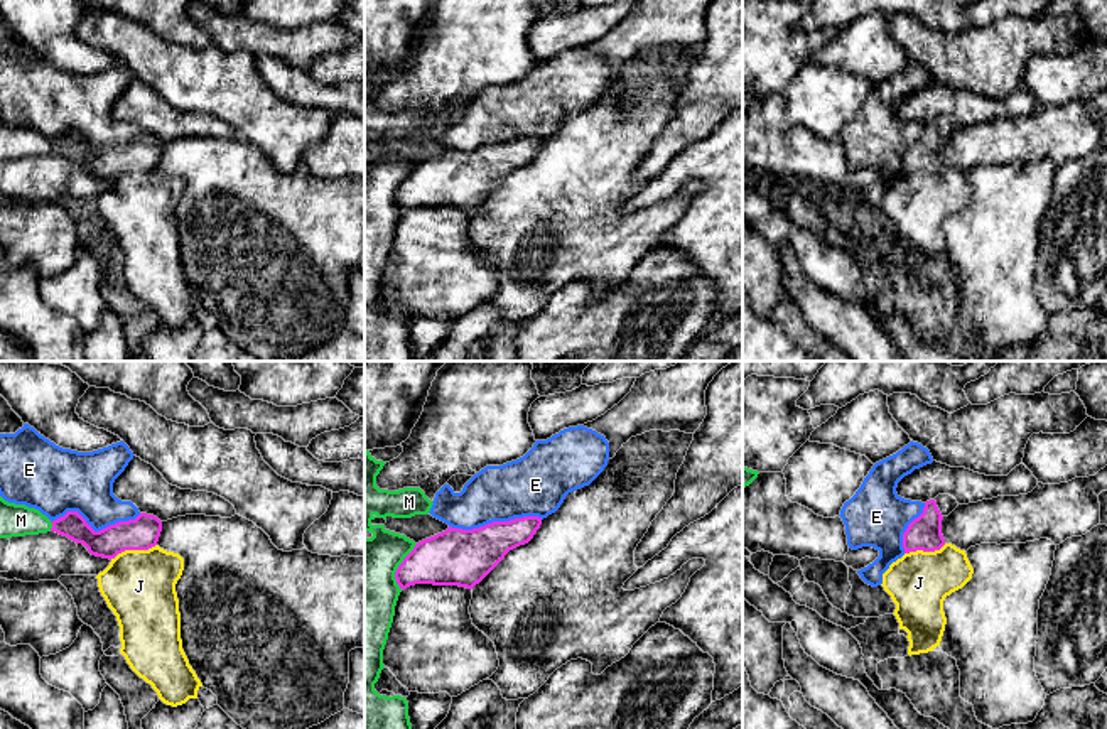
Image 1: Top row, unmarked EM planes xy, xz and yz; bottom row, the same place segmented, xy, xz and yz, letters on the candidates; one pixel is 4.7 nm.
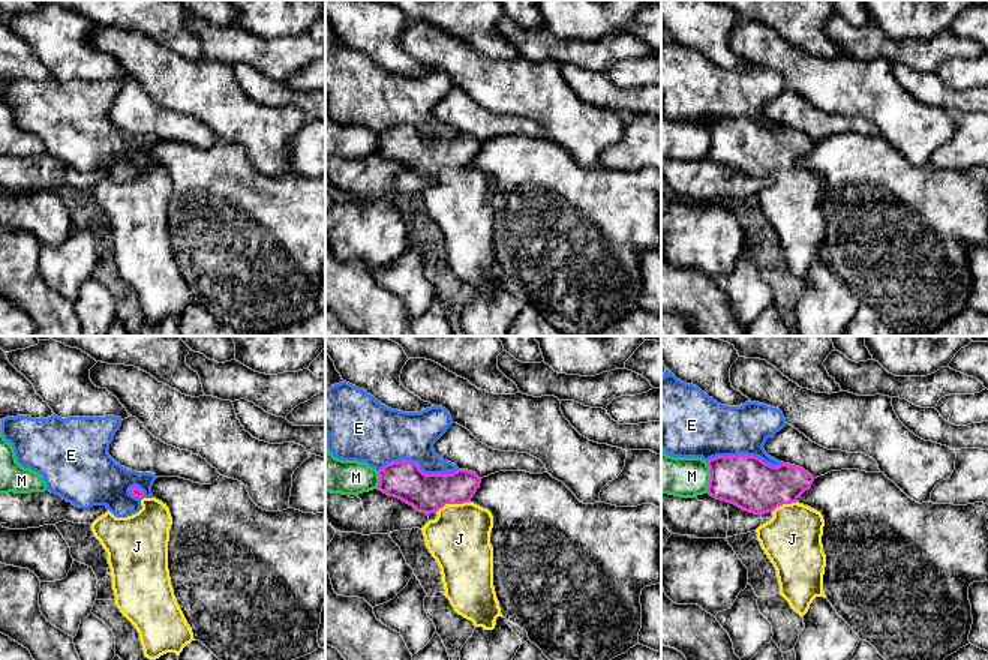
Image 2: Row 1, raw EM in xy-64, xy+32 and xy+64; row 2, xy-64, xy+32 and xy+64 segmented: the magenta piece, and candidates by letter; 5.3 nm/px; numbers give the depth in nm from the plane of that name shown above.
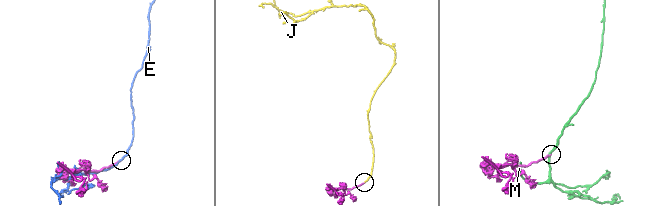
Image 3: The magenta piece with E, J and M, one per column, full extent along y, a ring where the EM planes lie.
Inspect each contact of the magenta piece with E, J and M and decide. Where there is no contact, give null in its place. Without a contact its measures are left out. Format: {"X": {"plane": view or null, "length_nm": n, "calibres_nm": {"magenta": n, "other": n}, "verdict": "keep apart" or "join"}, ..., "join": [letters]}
{"E": {"plane": "xy", "length_nm": 440, "calibres_nm": {"magenta": 160, "other": 280}, "verdict": "keep apart"}, "J": {"plane": "xy", "length_nm": 240, "calibres_nm": {"magenta": 160, "other": 360}, "verdict": "join"}, "M": {"plane": "xz", "length_nm": 240, "calibres_nm": {"magenta": 260, "other": 320}, "verdict": "keep apart"}, "join": ["J"]}

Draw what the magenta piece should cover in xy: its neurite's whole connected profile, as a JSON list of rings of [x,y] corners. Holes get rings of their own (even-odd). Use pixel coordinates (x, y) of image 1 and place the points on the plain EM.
[[[78,133],[51,143],[56,154],[110,181],[98,209],[120,248],[120,275],[130,290],[172,329],[197,321],[202,309],[182,272],[176,206],[184,181],[157,167],[162,143],[147,135],[100,154]]]

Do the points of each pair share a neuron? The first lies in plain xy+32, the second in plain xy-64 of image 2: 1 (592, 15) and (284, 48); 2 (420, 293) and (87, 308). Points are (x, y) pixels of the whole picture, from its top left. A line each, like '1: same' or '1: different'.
1: different
2: different

